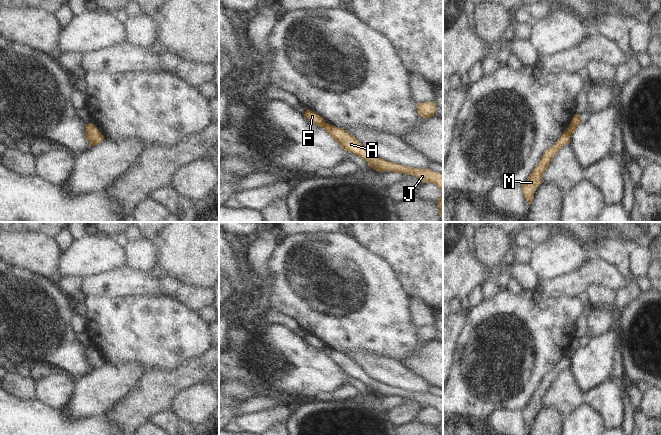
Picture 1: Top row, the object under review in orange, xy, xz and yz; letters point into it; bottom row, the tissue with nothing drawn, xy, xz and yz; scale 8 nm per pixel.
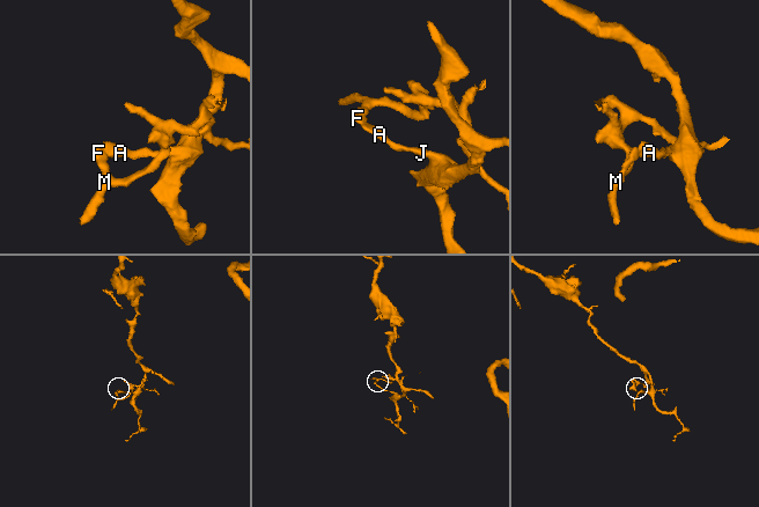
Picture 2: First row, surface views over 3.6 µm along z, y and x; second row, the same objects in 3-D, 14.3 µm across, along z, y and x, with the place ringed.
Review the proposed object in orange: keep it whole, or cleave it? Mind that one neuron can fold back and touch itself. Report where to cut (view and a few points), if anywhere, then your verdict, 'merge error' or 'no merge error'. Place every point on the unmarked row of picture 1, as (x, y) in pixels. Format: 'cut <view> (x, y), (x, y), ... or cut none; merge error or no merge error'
cut yz (566, 355), (570, 360); merge error

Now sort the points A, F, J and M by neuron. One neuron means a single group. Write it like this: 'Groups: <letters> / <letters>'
Groups: A J / F M

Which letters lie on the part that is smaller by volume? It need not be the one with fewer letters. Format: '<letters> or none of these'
F, M

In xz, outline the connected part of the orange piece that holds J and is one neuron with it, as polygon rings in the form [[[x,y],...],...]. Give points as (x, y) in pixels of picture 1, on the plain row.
[[[323,346],[322,351],[341,371],[364,383],[368,389],[376,395],[403,397],[416,400],[422,407],[433,407],[441,413],[441,421],[437,426],[439,435],[443,435],[443,398],[432,395],[431,393],[418,393],[392,387],[384,383],[379,383],[371,379],[363,369],[349,356],[342,352]]]

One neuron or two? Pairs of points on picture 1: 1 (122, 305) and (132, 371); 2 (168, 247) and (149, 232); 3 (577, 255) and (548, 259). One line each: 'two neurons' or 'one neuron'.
1: two neurons
2: two neurons
3: one neuron

